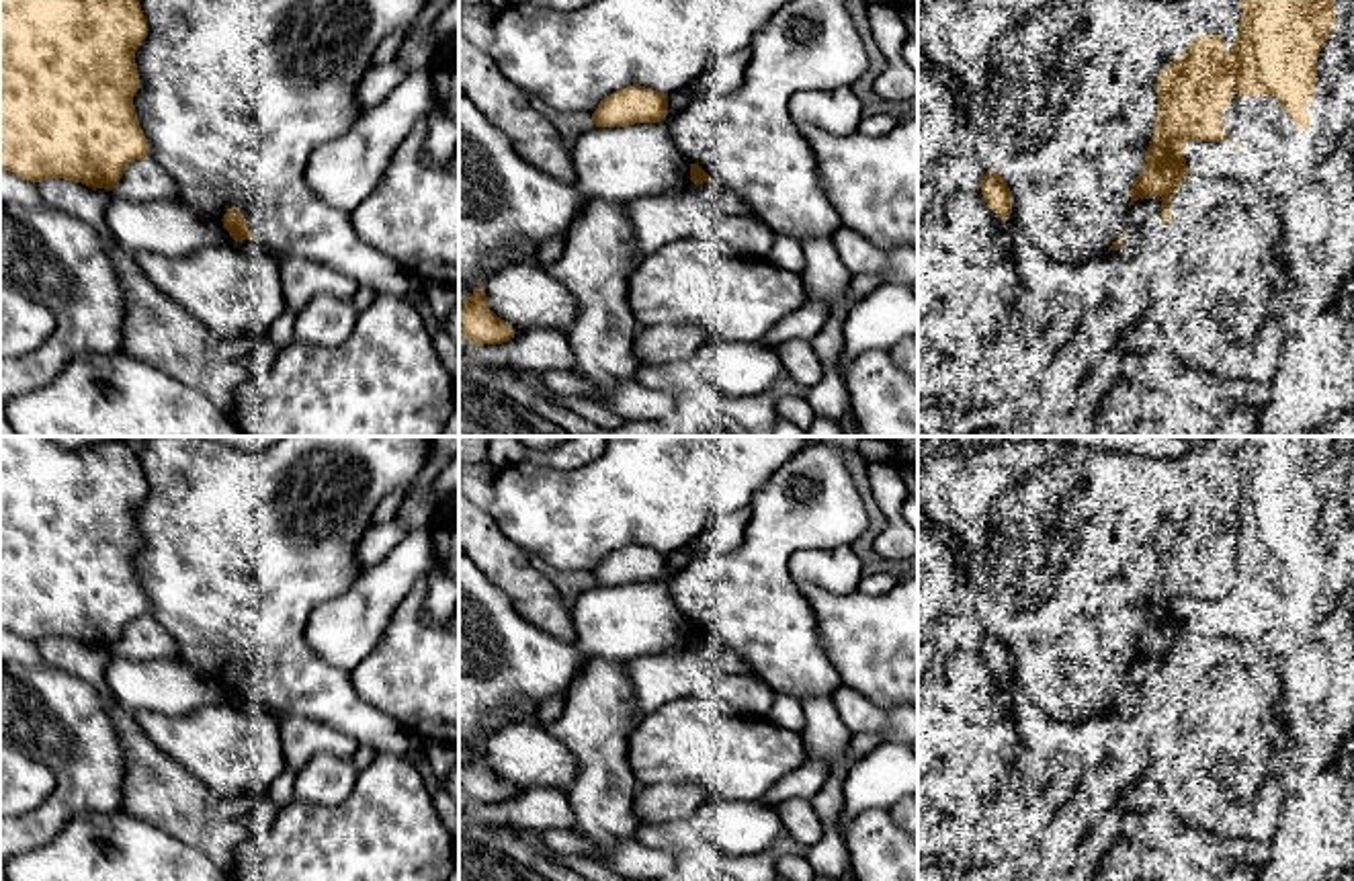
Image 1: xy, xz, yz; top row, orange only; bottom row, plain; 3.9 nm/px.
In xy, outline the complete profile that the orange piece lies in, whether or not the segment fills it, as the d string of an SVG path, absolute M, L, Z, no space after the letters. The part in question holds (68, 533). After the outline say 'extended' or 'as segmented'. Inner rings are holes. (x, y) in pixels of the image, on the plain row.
M0 436L0 629L23 639L66 637L111 649L133 619L147 617L133 555L139 549L135 510L147 477L123 436L104 449L61 449L47 436Z; as segmented

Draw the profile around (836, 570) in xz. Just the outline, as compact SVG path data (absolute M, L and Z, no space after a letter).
M850 545L799 549L789 561L789 572L799 590L809 584L830 594L858 592L860 561Z

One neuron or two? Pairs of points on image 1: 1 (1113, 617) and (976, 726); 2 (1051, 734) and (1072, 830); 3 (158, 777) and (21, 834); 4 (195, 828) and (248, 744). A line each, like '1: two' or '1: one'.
1: two
2: one
3: two
4: two

